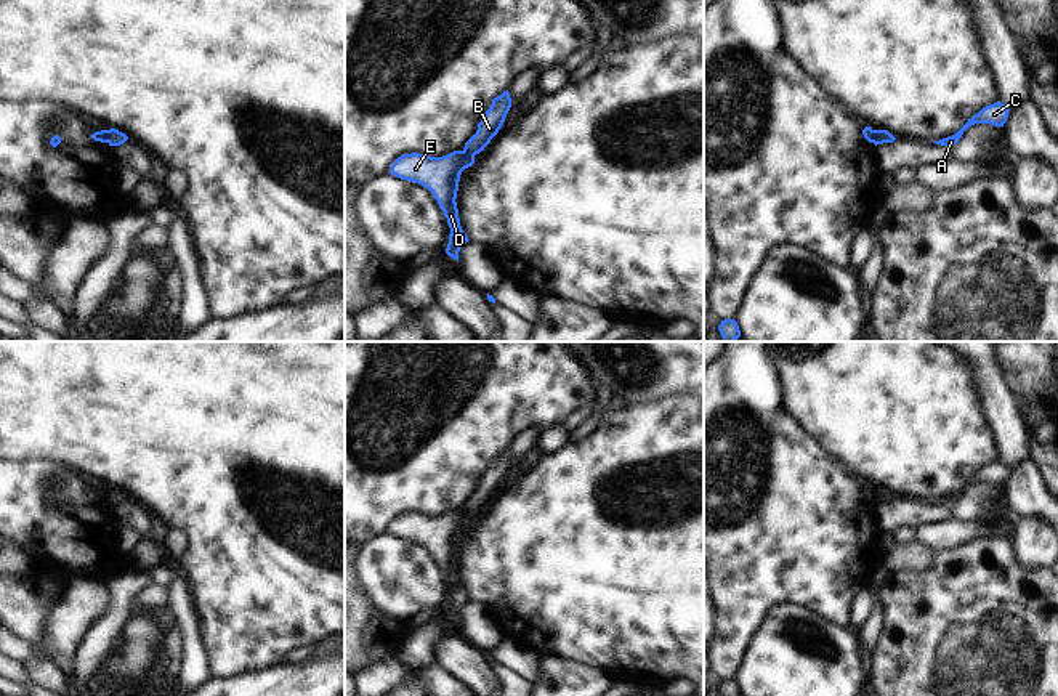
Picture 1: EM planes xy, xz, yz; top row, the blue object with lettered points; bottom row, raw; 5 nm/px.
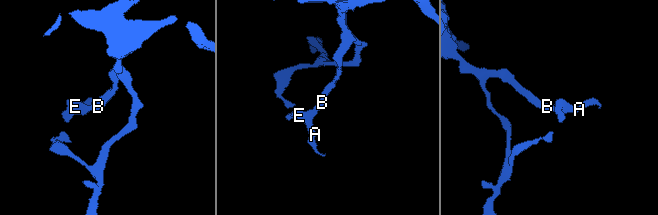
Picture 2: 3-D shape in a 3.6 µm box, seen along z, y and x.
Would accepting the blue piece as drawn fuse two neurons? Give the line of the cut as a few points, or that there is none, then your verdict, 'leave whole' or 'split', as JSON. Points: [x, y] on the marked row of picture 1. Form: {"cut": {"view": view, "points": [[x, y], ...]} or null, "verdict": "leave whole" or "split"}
{"cut": {"view": "xz", "points": [[464, 149], [473, 157]]}, "verdict": "split"}

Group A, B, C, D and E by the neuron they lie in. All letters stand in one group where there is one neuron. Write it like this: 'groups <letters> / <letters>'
groups A C D E / B

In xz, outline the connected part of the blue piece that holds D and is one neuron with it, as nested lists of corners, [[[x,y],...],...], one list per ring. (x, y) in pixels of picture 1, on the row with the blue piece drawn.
[[[454,151],[442,157],[431,157],[428,154],[412,152],[398,157],[390,172],[401,180],[418,183],[431,191],[450,228],[446,253],[457,261],[460,249],[470,239],[460,226],[455,199],[460,175],[473,164],[474,157],[465,151]]]

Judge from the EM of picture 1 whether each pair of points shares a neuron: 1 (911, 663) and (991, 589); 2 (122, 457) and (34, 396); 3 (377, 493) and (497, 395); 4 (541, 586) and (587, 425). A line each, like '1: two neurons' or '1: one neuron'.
1: one neuron
2: one neuron
3: one neuron
4: two neurons

